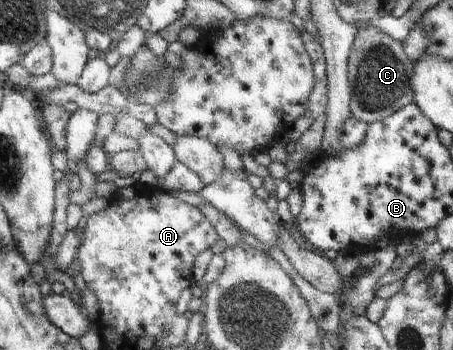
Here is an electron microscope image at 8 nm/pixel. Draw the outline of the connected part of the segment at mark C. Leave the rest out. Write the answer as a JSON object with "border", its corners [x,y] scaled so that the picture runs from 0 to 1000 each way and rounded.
{"border":[[[806,74],[790,86],[779,114],[768,163],[768,240],[773,249],[773,320],[784,340],[821,354],[850,340],[881,317],[890,303],[909,294],[909,249],[903,237],[909,217],[909,174],[892,149],[883,117],[828,74]]]}

